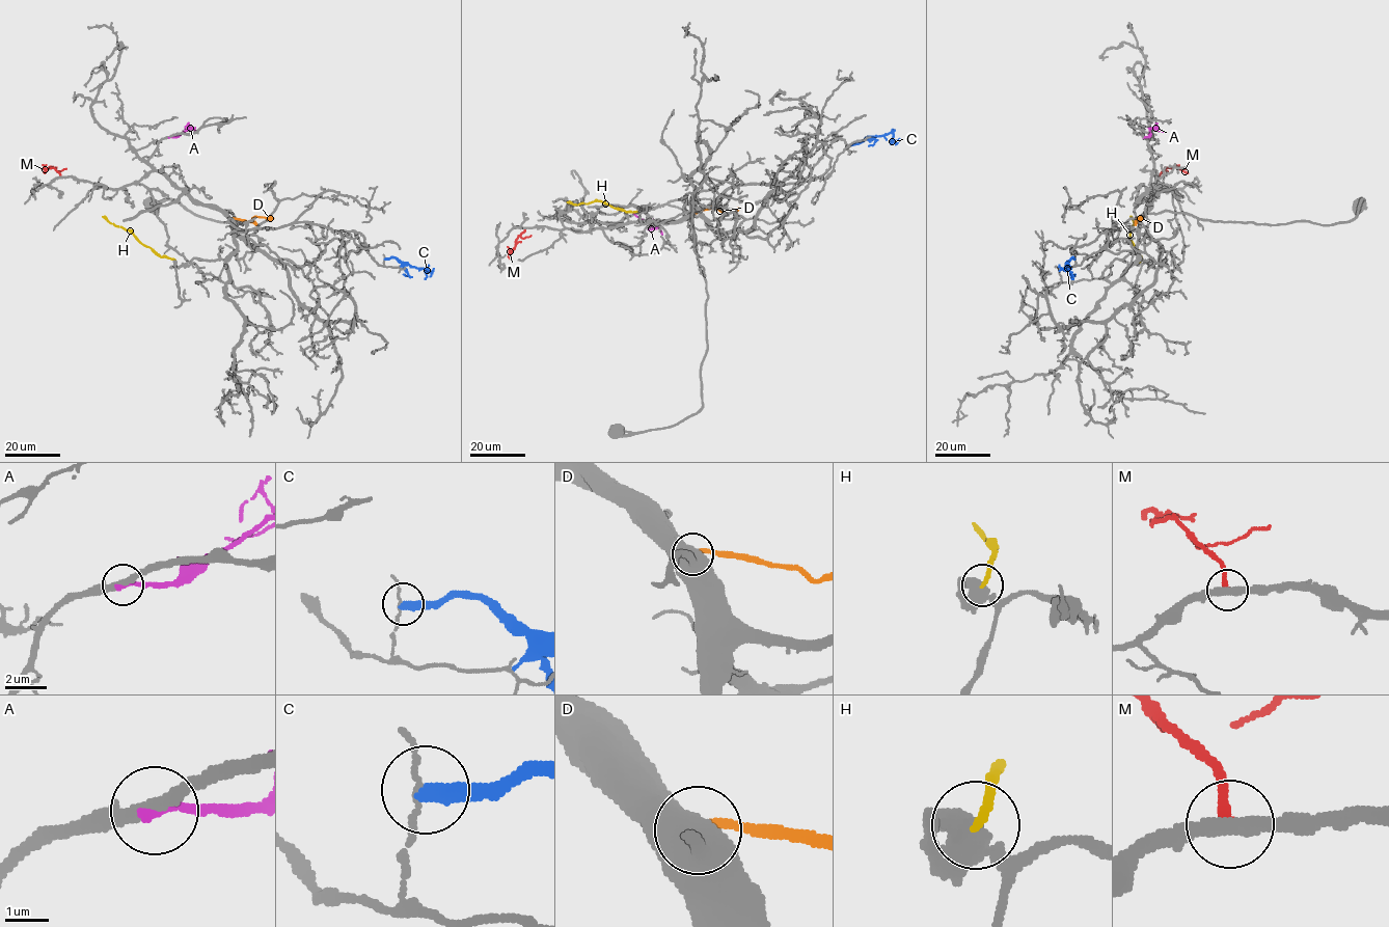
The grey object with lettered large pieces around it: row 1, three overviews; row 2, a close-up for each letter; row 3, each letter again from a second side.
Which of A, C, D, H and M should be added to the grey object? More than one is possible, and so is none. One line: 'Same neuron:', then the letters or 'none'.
Same neuron: M

